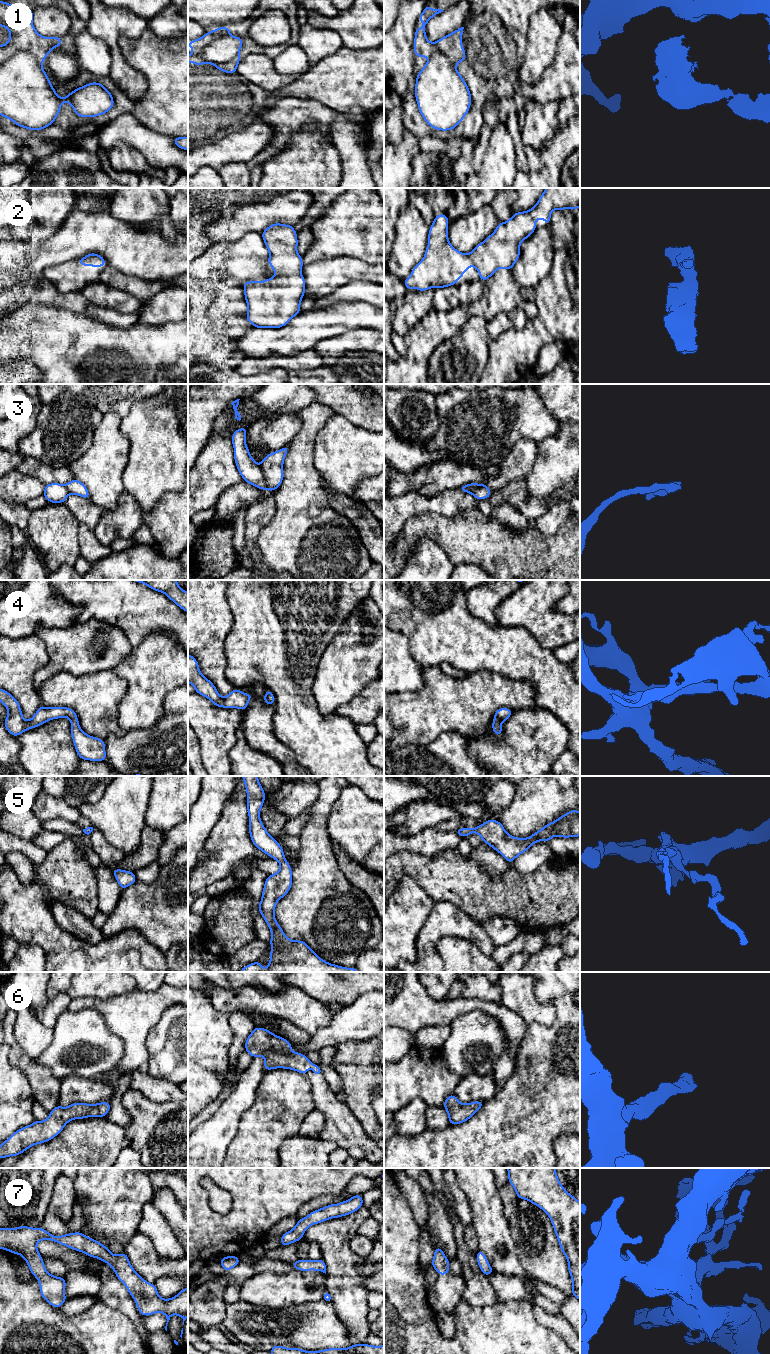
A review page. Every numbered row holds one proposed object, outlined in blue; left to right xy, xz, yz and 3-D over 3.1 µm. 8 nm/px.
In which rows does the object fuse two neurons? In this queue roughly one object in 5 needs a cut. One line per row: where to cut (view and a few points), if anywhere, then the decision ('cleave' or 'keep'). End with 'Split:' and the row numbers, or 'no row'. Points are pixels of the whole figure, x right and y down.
1: no cut | keep
2: no cut | keep
3: xz (259, 465), (266, 488) | cleave
4: no cut | keep
5: no cut | keep
6: no cut | keep
7: no cut | keep
Split: 3

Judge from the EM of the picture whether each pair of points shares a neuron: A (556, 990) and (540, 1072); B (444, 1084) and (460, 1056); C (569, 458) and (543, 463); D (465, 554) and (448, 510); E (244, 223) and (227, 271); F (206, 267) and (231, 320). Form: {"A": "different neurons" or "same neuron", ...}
{"A": "same neuron", "B": "different neurons", "C": "same neuron", "D": "different neurons", "E": "different neurons", "F": "different neurons"}

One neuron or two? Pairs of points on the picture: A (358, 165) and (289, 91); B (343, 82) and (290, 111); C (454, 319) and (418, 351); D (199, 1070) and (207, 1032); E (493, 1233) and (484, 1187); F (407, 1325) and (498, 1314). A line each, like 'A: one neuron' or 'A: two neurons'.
A: one neuron
B: one neuron
C: one neuron
D: one neuron
E: one neuron
F: one neuron

